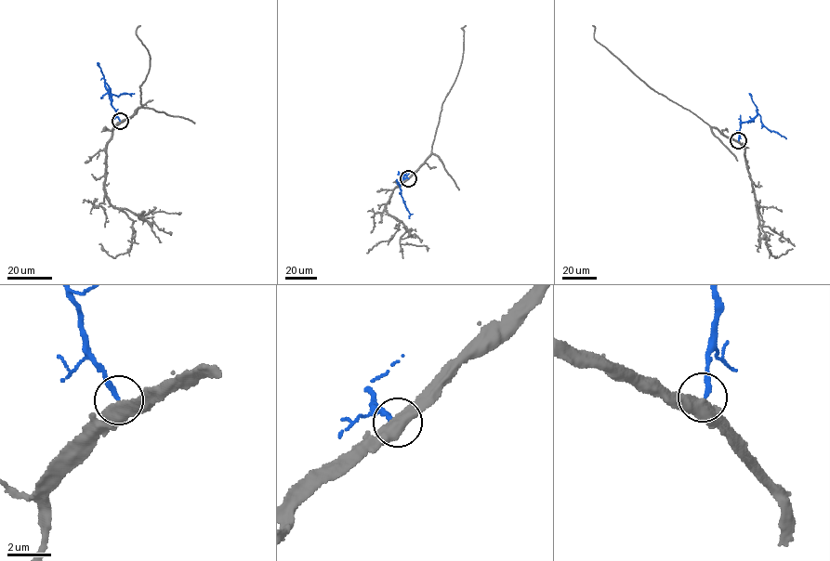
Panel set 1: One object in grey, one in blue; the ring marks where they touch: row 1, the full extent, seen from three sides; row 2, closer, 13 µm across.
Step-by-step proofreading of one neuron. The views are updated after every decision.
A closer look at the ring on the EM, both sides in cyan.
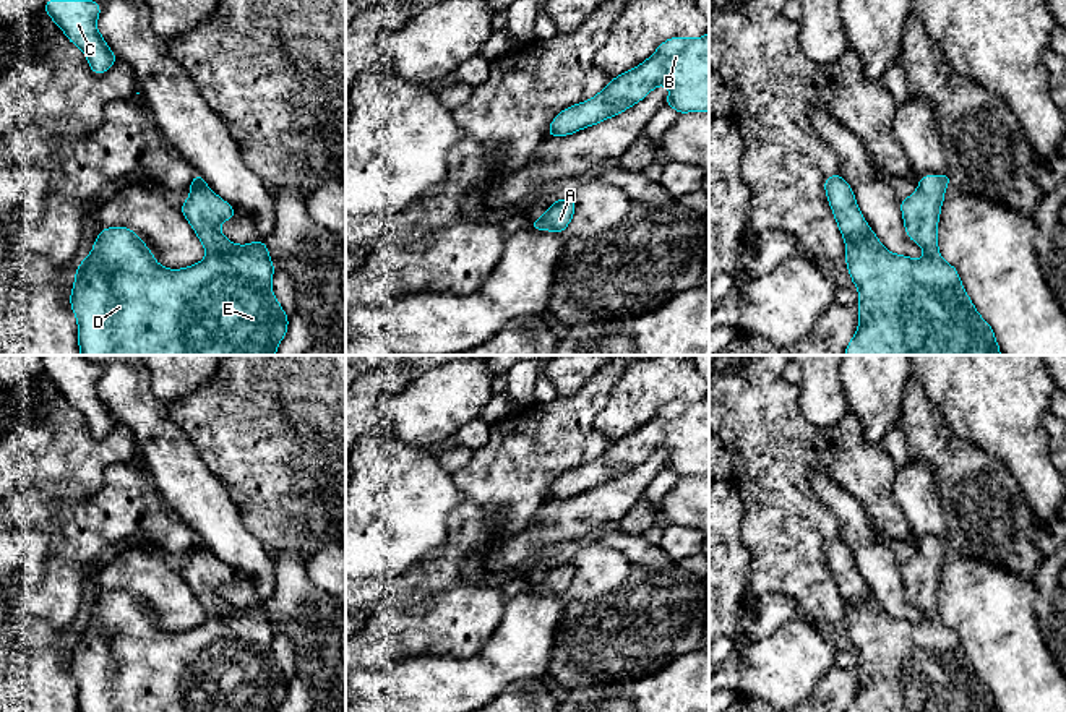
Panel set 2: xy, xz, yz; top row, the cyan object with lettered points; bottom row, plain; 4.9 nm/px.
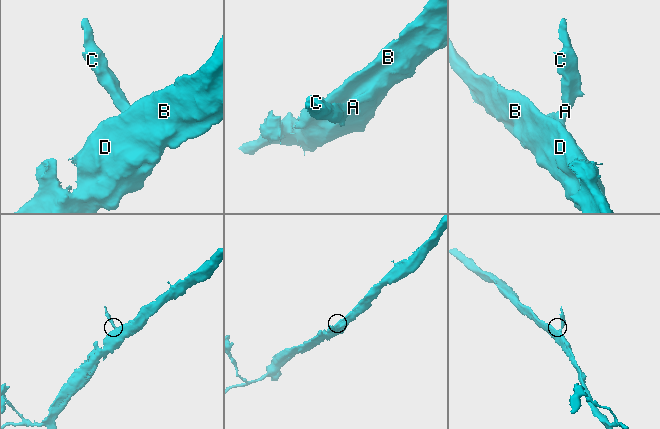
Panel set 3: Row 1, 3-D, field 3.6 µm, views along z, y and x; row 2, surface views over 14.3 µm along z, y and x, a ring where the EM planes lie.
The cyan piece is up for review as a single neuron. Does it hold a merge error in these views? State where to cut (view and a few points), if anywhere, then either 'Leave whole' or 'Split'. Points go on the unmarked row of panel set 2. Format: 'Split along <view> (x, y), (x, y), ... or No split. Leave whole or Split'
No split. Leave whole

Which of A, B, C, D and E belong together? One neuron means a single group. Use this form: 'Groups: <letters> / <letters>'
Groups: A B C D E

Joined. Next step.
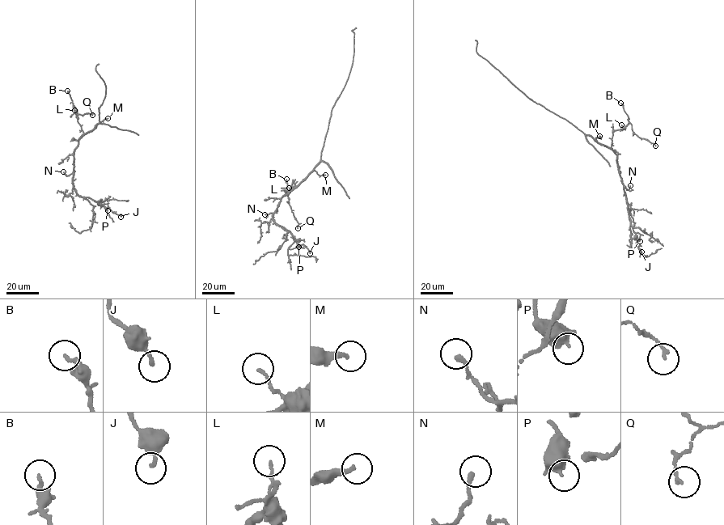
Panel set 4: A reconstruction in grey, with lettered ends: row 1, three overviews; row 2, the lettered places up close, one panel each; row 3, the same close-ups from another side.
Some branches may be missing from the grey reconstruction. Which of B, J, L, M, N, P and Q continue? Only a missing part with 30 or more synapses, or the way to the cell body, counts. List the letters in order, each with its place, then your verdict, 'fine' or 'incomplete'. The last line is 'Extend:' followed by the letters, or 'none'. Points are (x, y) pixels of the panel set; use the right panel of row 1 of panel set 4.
B: (620, 103) | fine
J: (641, 251) | fine
L: (621, 124) | fine
M: (599, 136) | fine
N: (630, 185) | fine
P: (640, 241) | fine
Q: (655, 146) | fine
Extend: none

